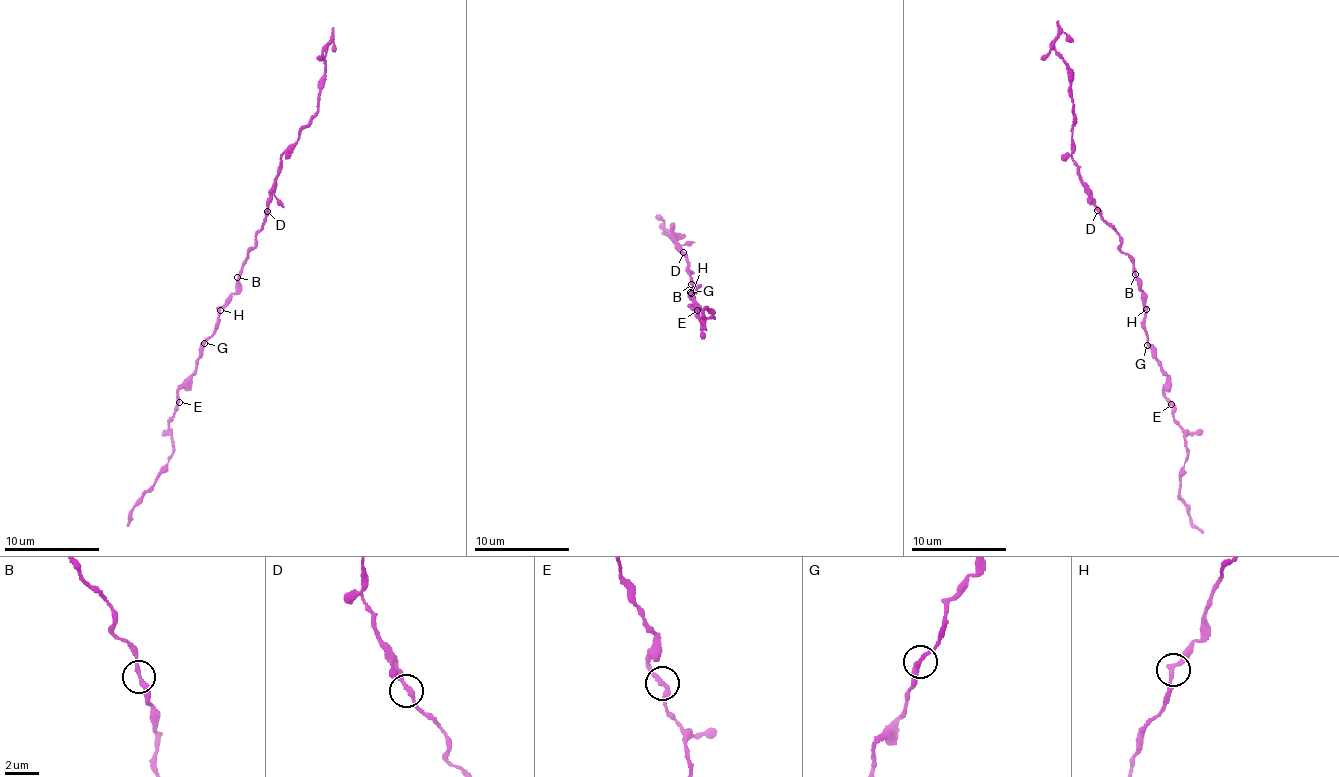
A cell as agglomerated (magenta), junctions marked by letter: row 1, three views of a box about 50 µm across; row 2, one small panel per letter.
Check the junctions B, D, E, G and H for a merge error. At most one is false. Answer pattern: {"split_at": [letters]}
{"split_at": []}

